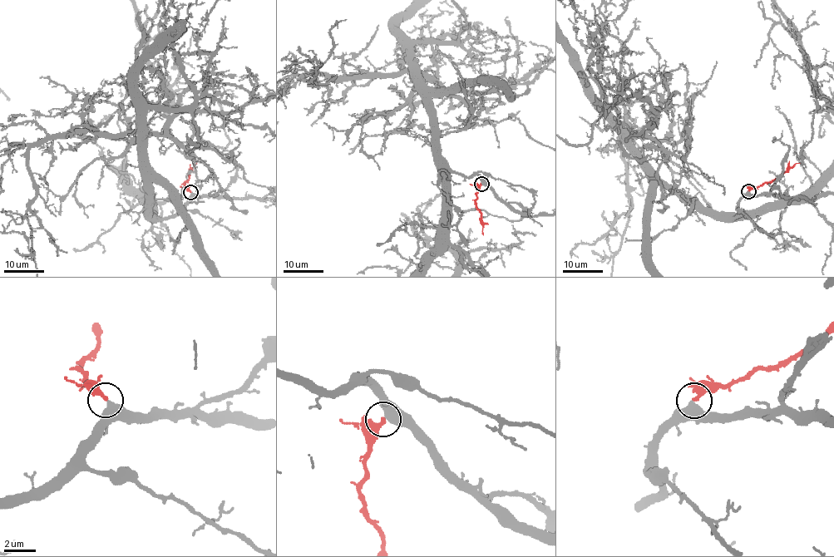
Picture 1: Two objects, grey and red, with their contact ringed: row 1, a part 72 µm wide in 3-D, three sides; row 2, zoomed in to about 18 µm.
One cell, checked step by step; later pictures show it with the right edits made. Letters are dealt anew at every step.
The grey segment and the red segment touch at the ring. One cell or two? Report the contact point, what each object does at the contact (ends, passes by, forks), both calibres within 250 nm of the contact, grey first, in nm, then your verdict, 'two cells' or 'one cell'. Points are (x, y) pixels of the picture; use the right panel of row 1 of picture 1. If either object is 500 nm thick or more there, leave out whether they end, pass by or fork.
(748, 191) | 550/320 nm | one cell

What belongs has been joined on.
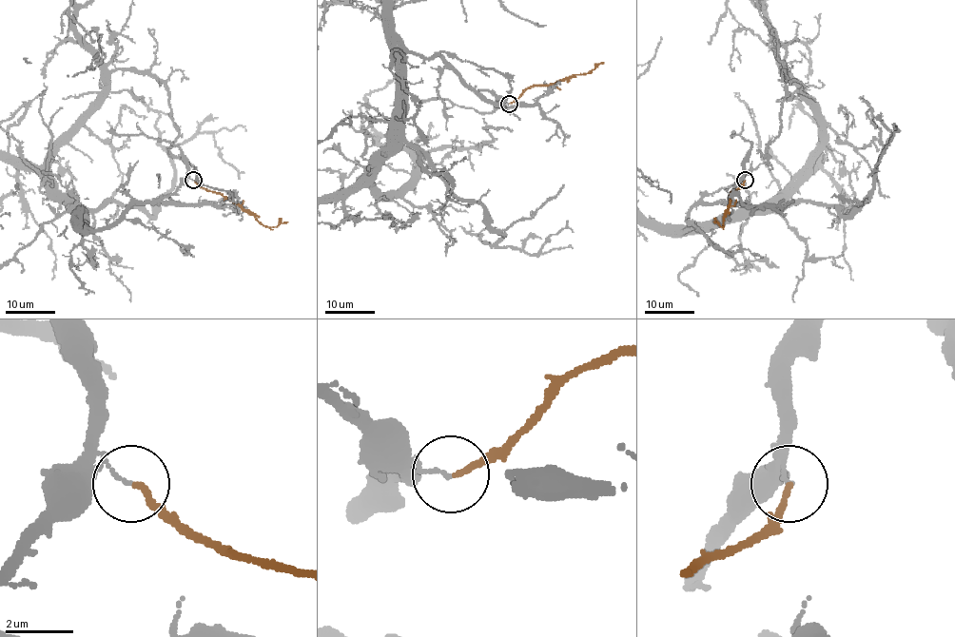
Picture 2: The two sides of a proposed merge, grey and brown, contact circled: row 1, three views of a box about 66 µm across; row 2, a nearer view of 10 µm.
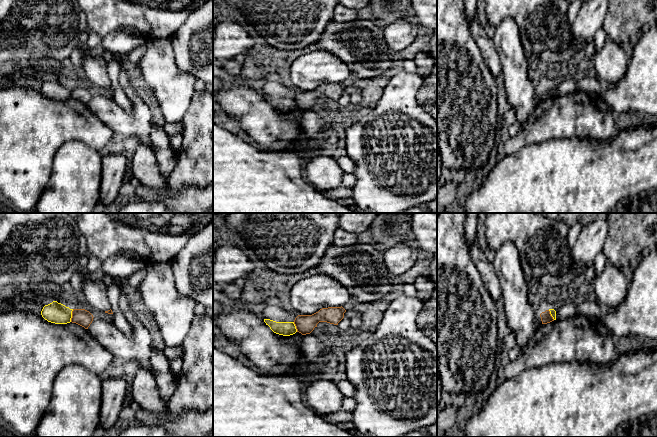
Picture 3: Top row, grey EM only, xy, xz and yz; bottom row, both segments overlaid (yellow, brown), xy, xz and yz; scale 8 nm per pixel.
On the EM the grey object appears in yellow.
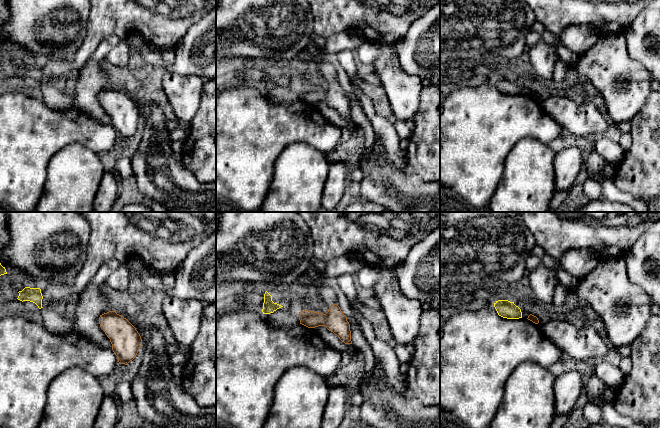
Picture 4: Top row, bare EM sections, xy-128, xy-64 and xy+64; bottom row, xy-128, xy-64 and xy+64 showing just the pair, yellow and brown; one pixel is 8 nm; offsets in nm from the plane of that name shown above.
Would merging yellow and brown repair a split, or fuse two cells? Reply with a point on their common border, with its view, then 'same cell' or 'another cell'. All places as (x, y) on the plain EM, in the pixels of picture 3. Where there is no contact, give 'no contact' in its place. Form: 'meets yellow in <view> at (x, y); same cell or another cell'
meets yellow in xy at (71, 91); another cell

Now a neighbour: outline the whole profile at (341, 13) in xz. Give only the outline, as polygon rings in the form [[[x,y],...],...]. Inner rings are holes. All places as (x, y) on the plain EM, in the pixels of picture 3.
[[[338,4],[334,11],[334,21],[344,22],[358,19],[358,10],[346,8],[345,6]]]

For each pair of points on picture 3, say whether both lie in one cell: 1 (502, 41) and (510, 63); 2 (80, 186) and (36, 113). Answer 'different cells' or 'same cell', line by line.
1: same cell
2: different cells

